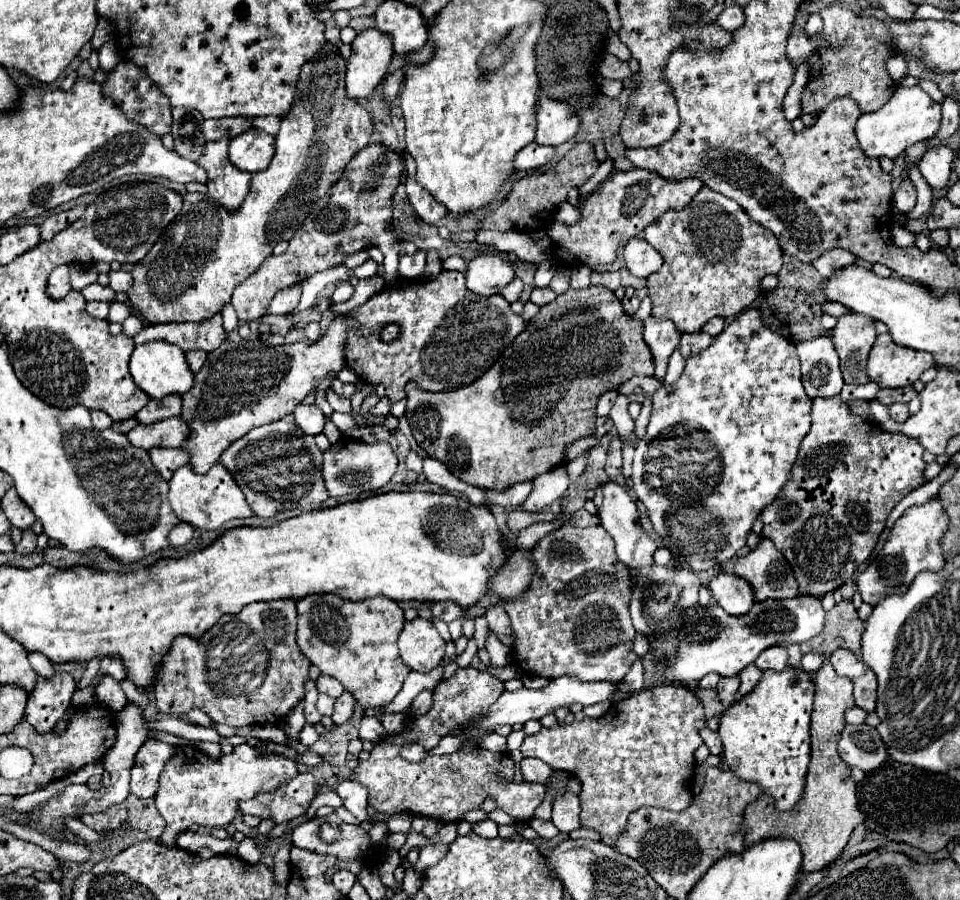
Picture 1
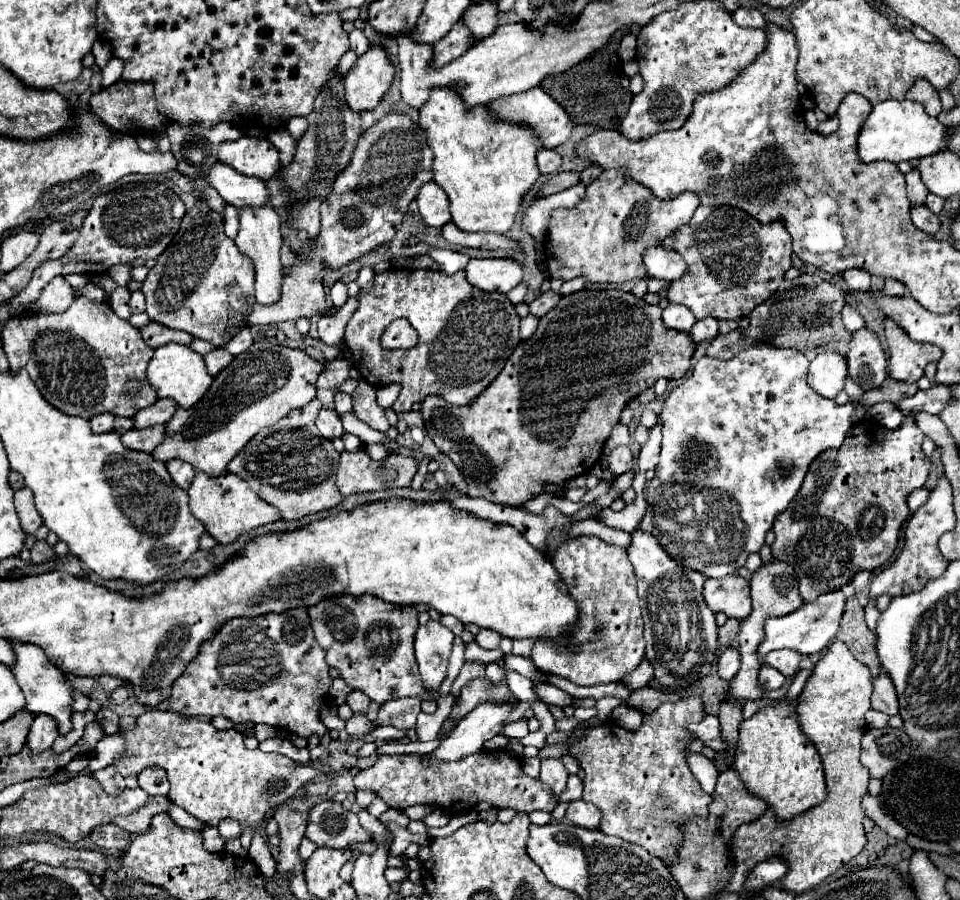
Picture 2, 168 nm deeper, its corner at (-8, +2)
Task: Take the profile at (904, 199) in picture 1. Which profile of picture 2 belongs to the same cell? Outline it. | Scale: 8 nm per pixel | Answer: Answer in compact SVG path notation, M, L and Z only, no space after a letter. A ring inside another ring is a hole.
M918 204L918 206L910 206L910 208L912 208L910 210L910 216L912 216L912 222L914 222L916 228L920 228L926 234L938 232L940 220L938 220L938 216L934 212L928 210L926 204Z

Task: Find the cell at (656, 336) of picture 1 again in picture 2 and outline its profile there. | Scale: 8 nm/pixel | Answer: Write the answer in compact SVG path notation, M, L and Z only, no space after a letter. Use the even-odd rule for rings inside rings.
M670 304L668 308L664 308L662 312L662 322L666 324L666 328L676 330L676 332L690 332L690 328L694 326L696 318L694 314L686 308L686 306L678 306L678 304Z

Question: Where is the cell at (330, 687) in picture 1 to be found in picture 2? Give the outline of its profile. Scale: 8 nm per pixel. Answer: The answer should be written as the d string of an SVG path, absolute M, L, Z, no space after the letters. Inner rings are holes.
M350 690L348 696L346 696L346 704L352 708L352 712L366 712L370 700L368 700L368 696L364 692Z

